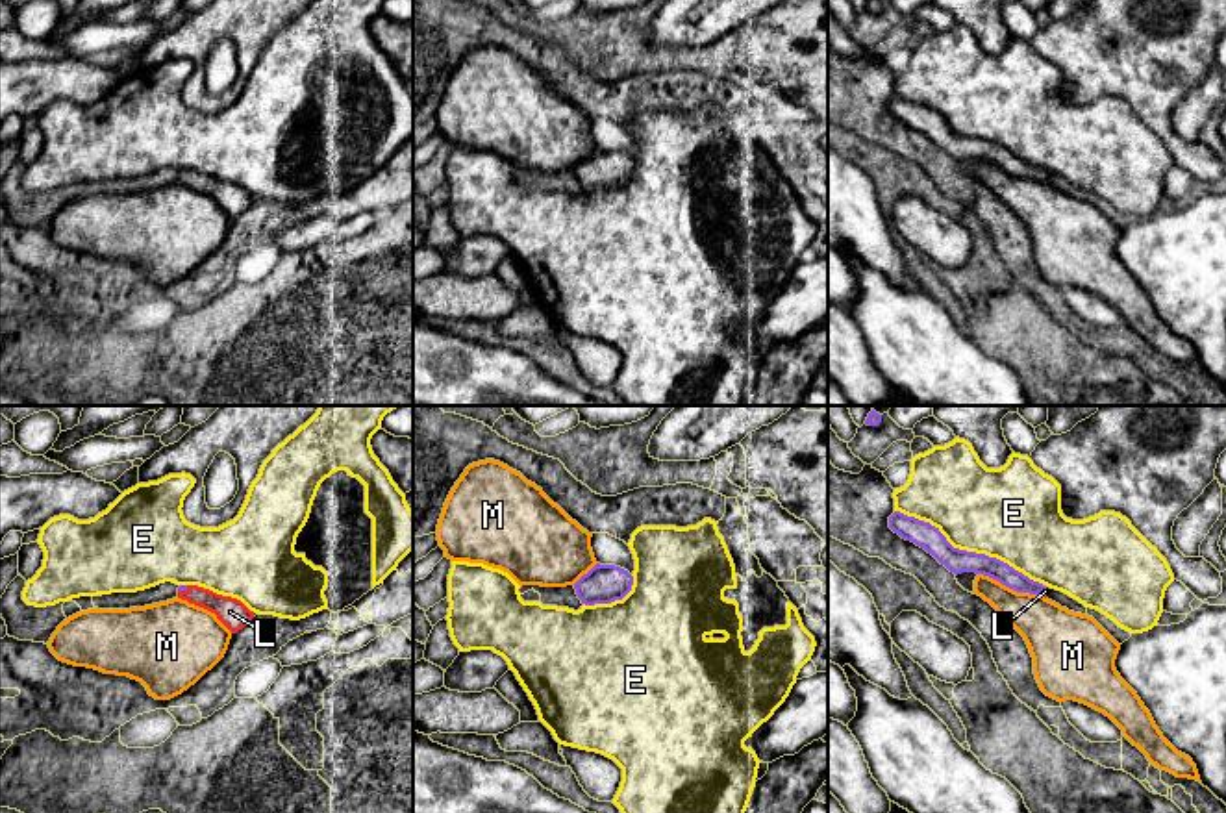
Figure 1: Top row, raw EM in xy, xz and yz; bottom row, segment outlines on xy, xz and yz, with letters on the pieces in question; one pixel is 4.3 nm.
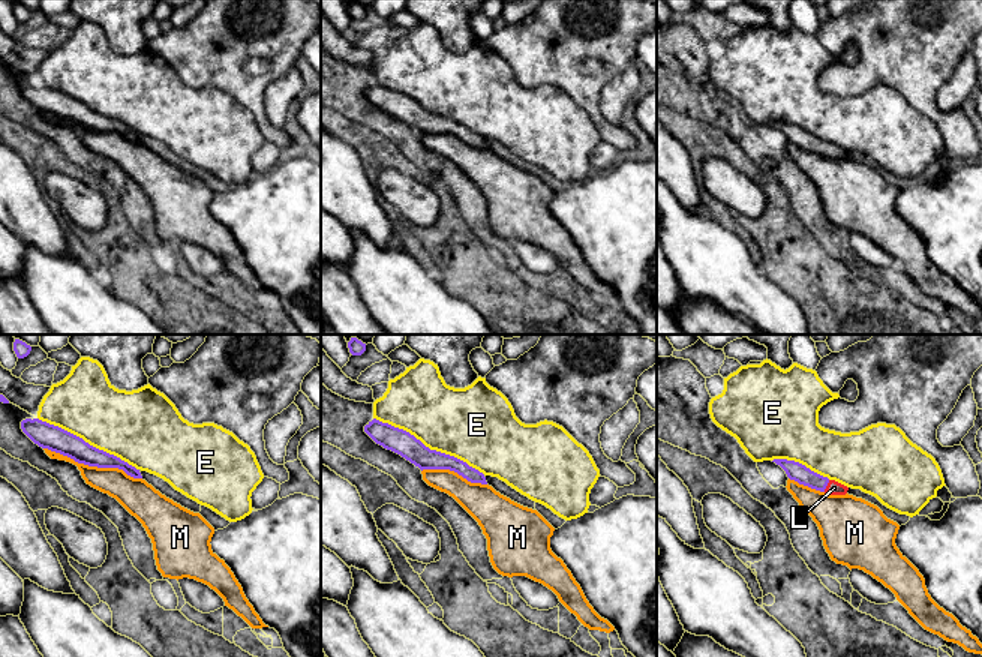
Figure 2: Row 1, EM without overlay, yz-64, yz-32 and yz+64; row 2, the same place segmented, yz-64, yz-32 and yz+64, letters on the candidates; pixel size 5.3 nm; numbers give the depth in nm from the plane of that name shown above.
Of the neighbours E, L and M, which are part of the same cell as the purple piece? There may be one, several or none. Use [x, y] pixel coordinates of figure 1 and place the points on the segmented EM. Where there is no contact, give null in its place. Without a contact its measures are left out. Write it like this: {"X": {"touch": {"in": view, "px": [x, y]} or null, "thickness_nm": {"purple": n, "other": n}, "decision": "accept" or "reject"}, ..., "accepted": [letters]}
{"E": {"touch": {"in": "yz", "px": [969, 552]}, "thickness_nm": {"purple": 110, "other": 420}, "decision": "reject"}, "L": {"touch": {"in": "xy", "px": [182, 589]}, "thickness_nm": {"purple": 30, "other": 120}, "decision": "accept"}, "M": {"touch": {"in": "yz", "px": [1010, 587]}, "thickness_nm": {"purple": 100, "other": 220}, "decision": "reject"}, "accepted": ["L"]}

